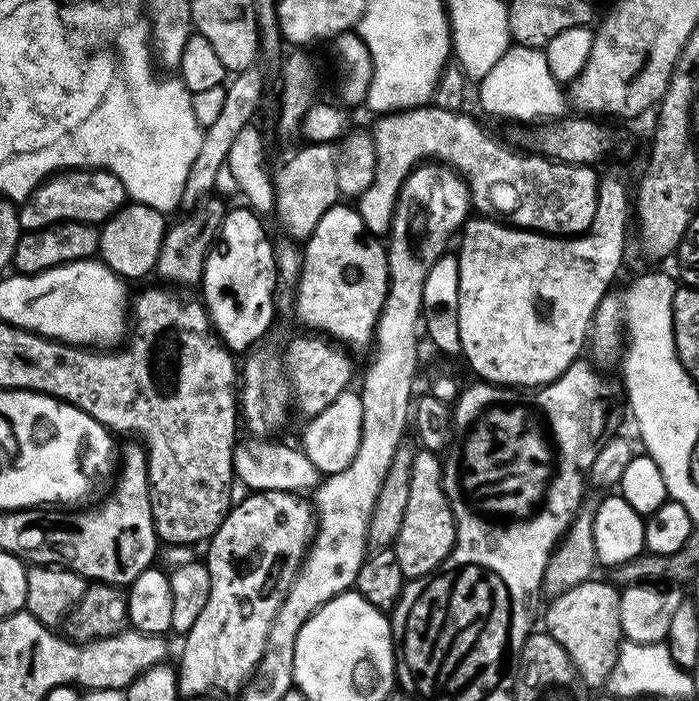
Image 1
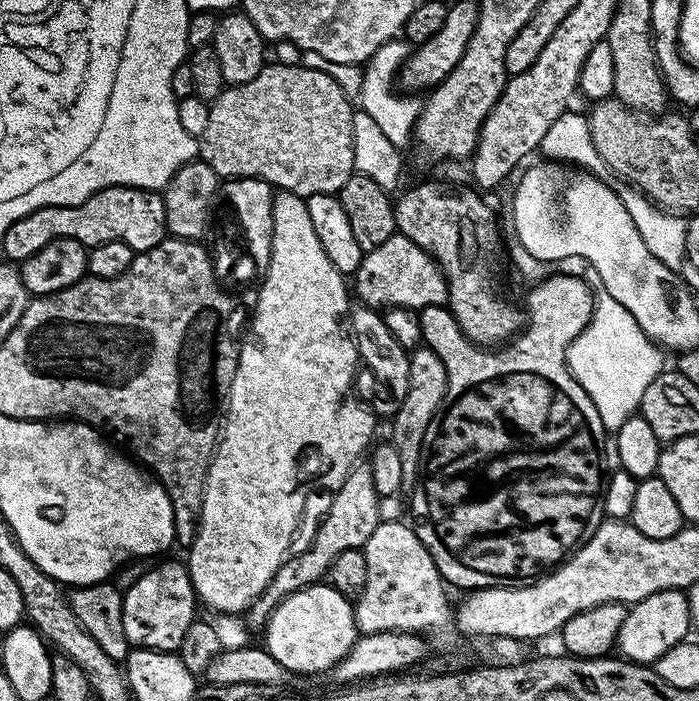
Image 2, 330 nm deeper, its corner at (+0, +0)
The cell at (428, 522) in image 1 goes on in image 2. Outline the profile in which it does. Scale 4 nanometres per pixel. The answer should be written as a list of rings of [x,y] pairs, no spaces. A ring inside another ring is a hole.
[[[417,347],[410,355],[410,390],[406,390],[406,402],[402,402],[402,406],[390,420],[390,442],[398,450],[398,458],[402,458],[402,478],[405,485],[412,486],[416,483],[416,475],[420,471],[422,438],[426,438],[426,426],[430,426],[434,414],[444,401],[447,385],[446,366],[442,358],[438,358],[438,354],[434,354],[430,347]]]

